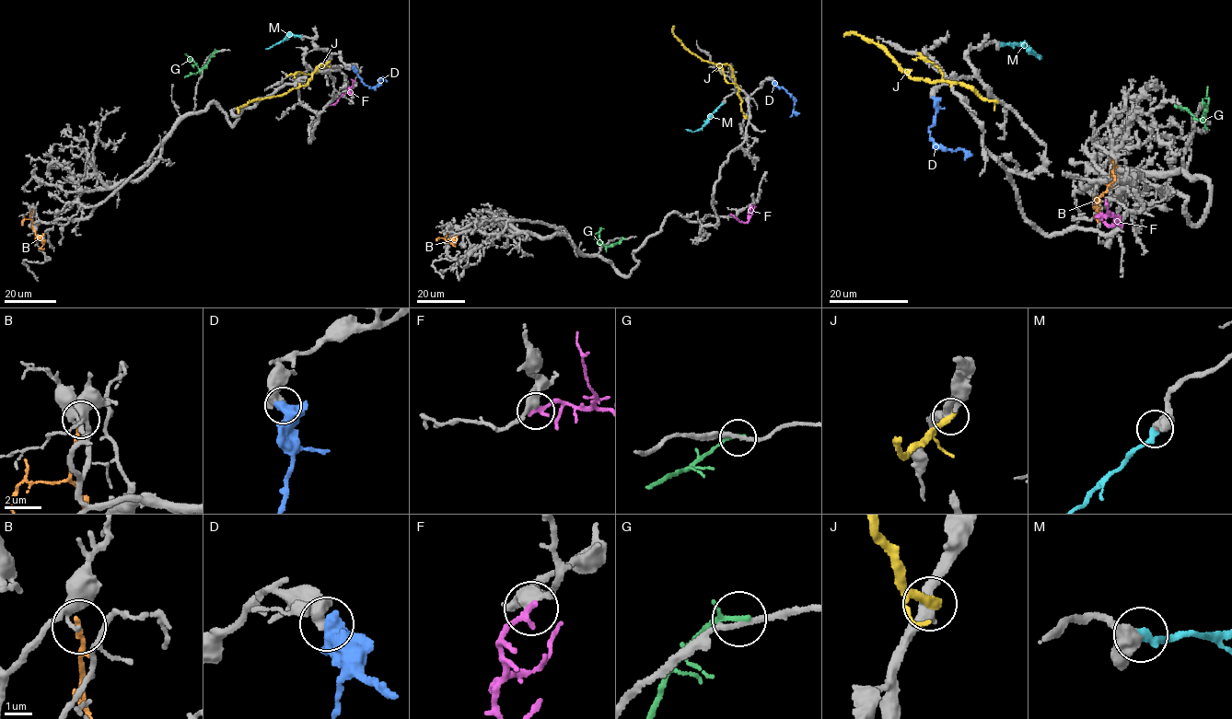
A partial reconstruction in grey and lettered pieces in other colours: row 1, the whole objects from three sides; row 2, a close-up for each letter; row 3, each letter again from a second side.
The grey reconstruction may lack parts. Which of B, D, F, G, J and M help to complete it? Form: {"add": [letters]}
{"add": ["M"]}

